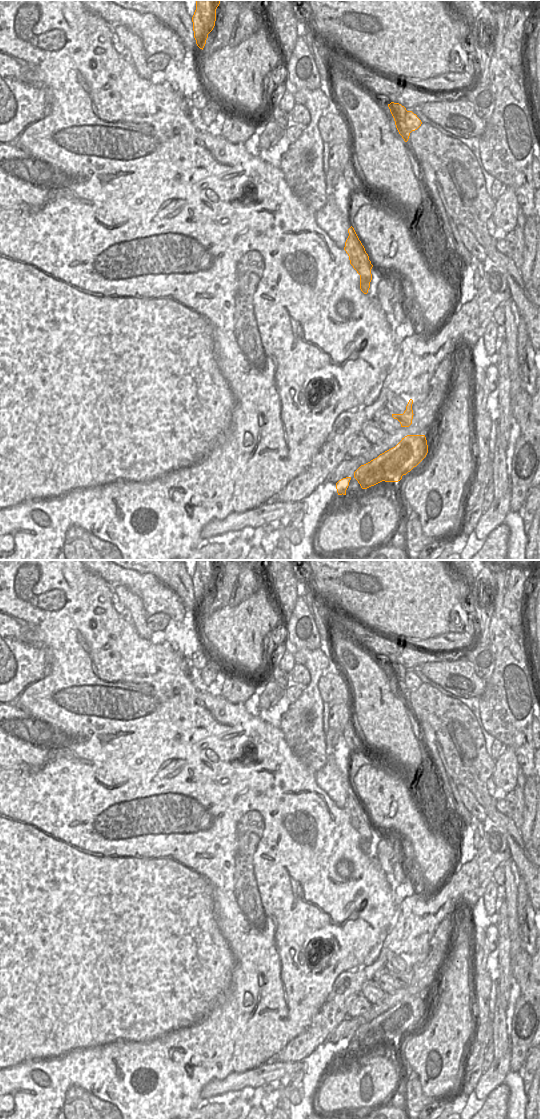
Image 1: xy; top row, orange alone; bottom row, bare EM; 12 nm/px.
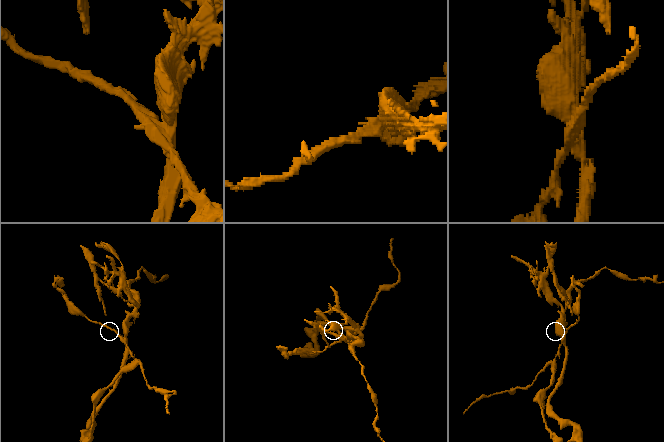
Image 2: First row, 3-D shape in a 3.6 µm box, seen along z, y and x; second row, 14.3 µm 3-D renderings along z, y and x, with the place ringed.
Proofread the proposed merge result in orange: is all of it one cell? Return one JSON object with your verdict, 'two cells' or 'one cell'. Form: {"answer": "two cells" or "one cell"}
{"answer": "two cells"}

